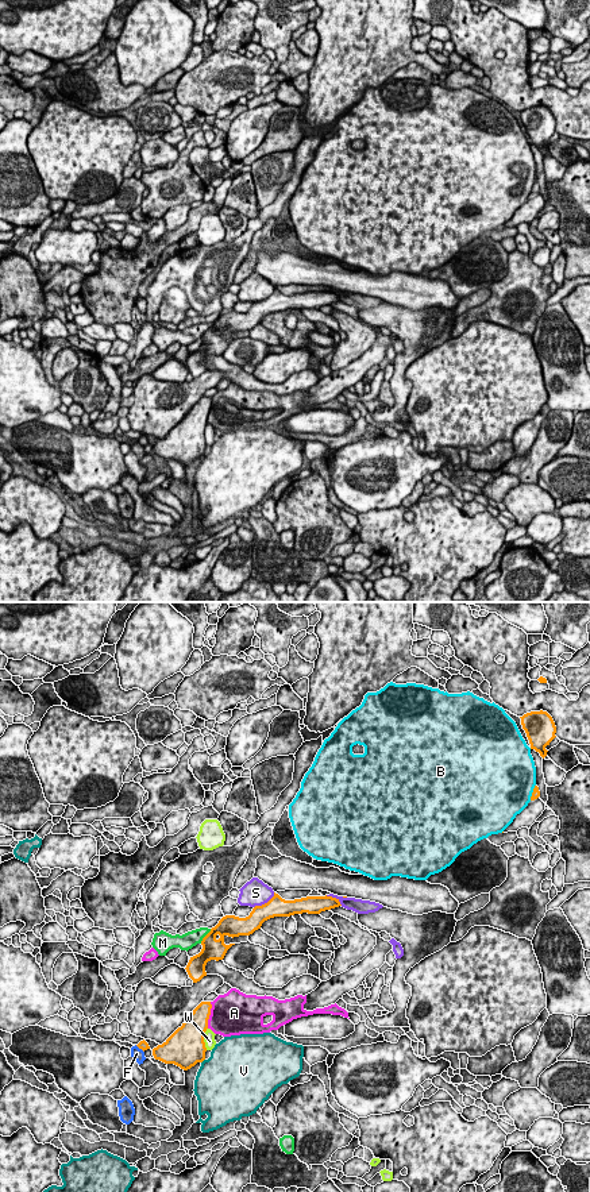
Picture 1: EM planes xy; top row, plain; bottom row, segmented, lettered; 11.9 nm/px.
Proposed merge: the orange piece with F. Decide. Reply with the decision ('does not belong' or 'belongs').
does not belong

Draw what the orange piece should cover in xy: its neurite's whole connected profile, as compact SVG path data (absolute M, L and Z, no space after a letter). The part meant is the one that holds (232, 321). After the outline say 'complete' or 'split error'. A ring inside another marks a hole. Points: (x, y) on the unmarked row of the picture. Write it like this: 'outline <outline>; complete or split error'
outline M278 289L262 301L255 301L248 312L239 313L235 310L223 312L219 319L203 333L203 344L198 350L190 352L186 367L193 378L207 371L205 360L211 355L223 355L227 346L235 340L224 339L224 332L250 331L261 324L262 319L274 312L290 312L294 309L320 309L342 301L339 294L332 292L306 292L294 296L285 296Z; complete

